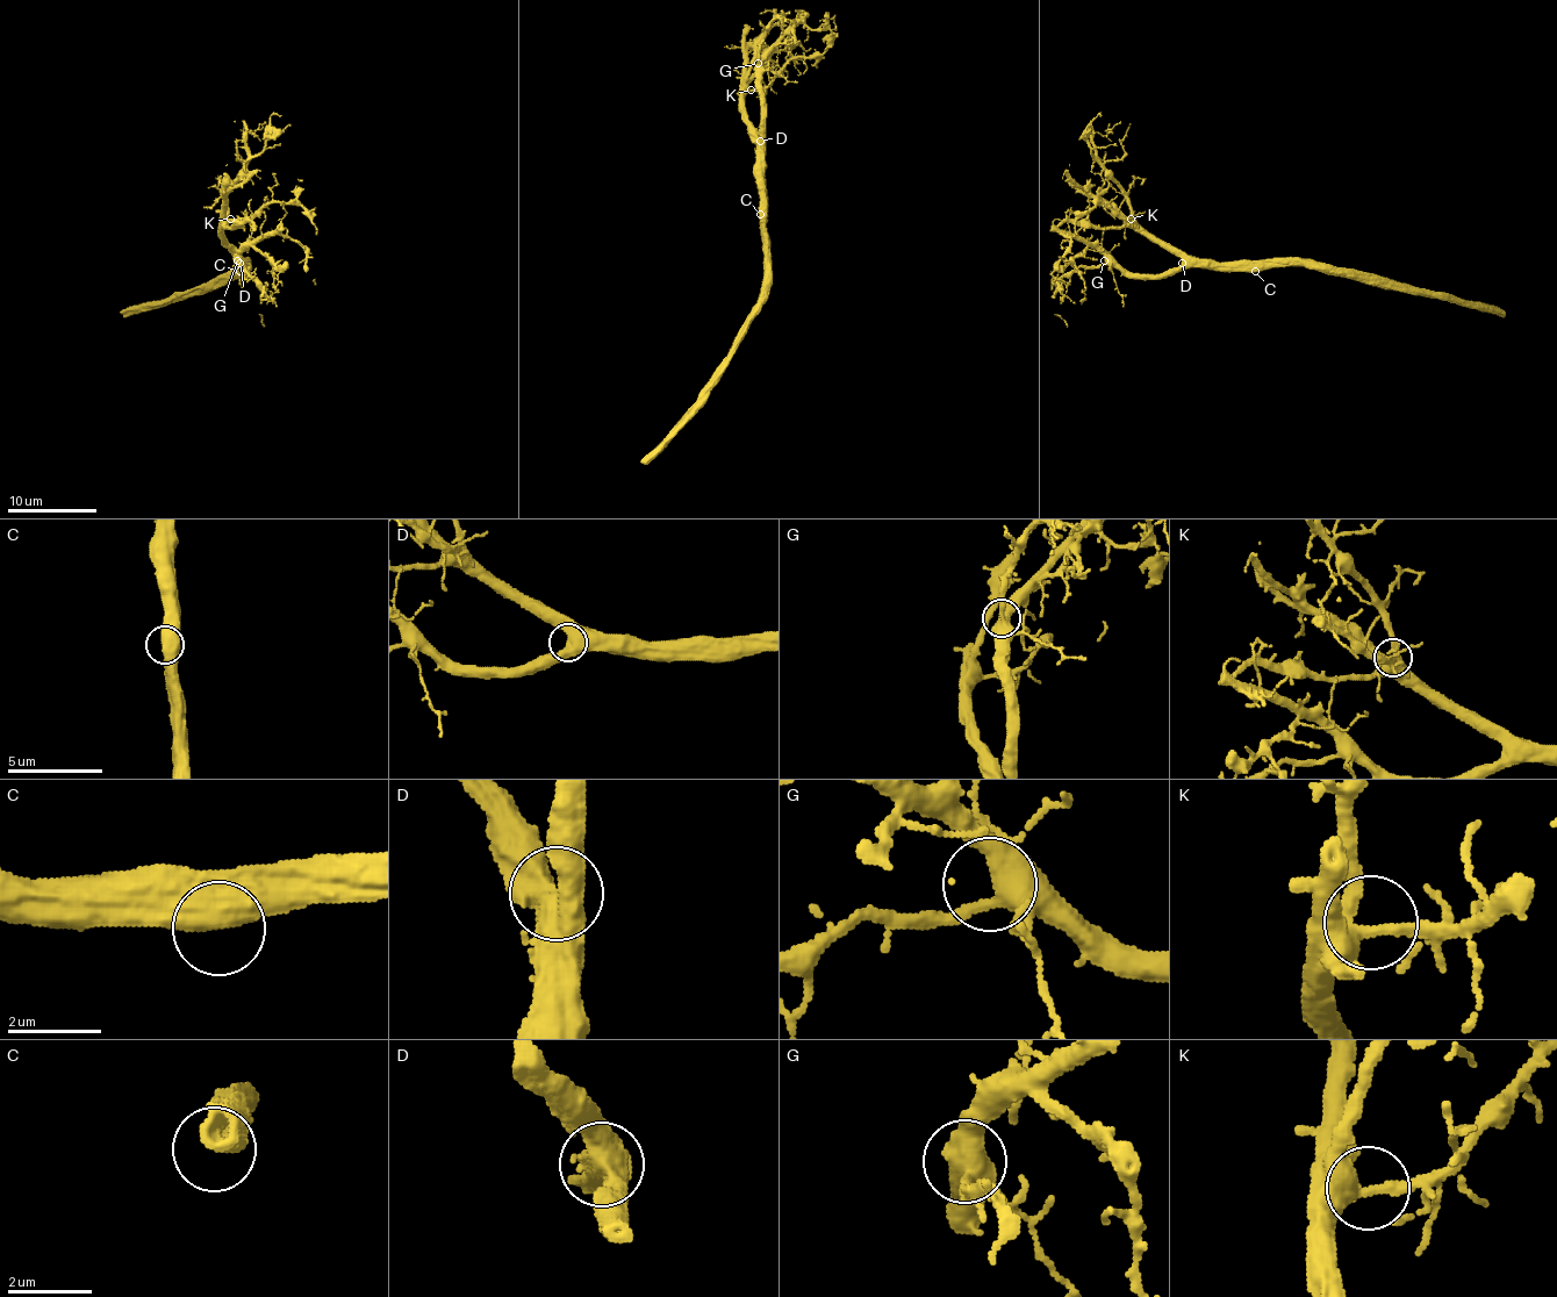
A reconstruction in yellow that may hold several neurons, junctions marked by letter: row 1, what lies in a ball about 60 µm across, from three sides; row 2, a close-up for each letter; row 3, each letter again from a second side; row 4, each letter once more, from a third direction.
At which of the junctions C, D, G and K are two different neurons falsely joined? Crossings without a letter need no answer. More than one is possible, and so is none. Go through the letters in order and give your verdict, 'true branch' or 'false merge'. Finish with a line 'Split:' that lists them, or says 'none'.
C: true branch
D: true branch
G: true branch
K: true branch
Split: none

